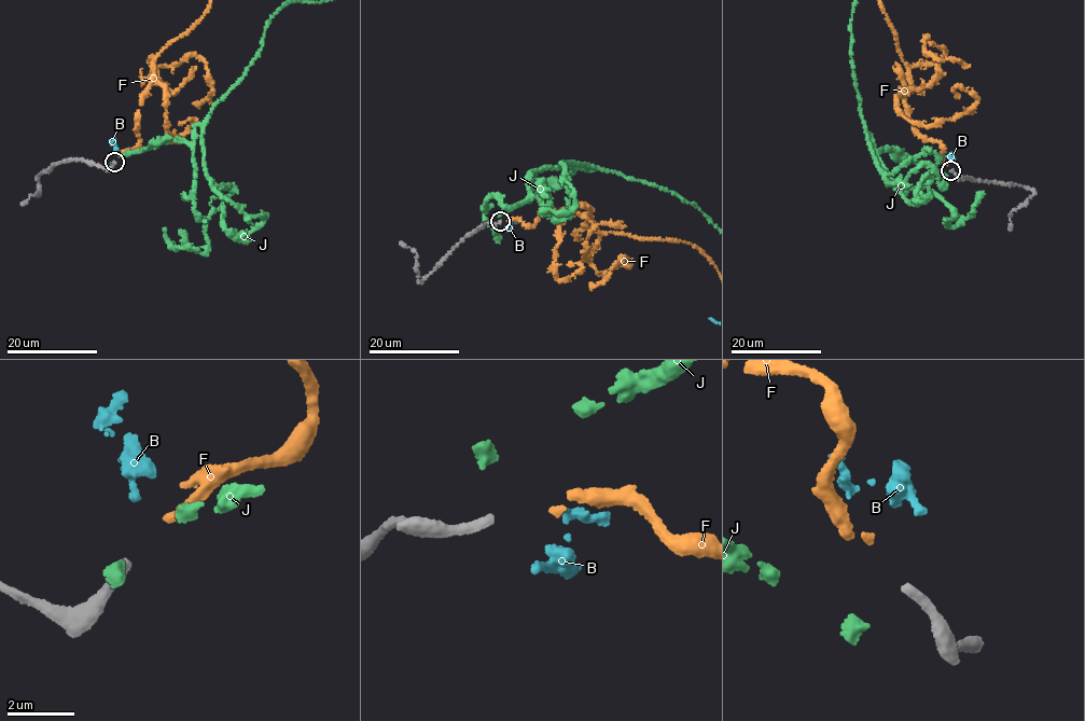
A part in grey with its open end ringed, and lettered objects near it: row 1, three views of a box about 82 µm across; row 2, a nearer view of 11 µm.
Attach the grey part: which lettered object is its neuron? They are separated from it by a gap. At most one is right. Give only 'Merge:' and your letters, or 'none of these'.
Merge: F

